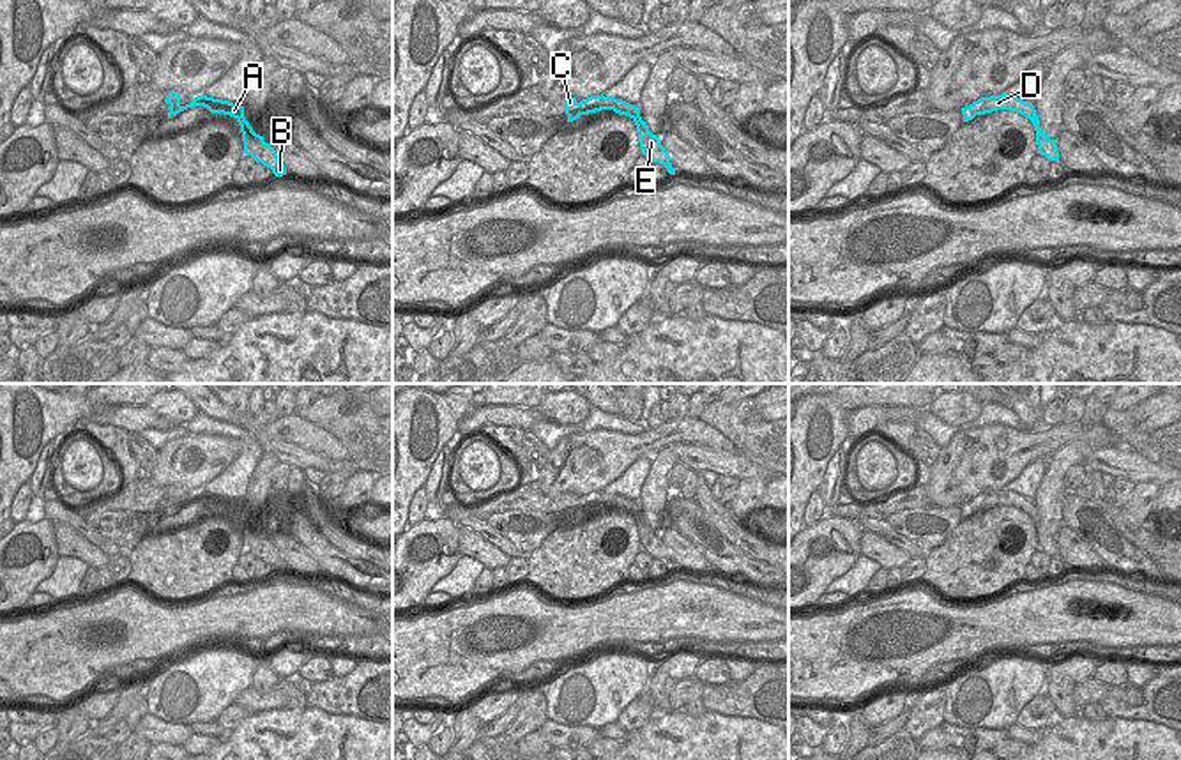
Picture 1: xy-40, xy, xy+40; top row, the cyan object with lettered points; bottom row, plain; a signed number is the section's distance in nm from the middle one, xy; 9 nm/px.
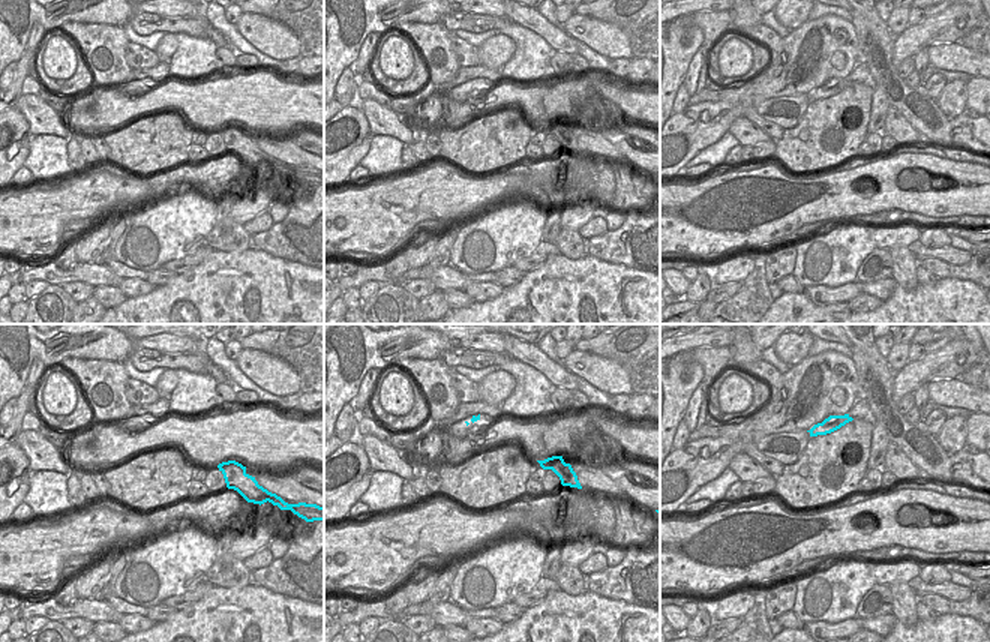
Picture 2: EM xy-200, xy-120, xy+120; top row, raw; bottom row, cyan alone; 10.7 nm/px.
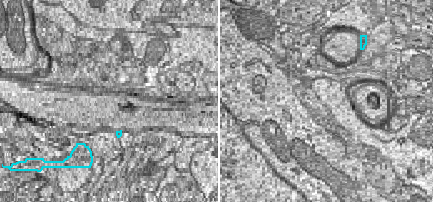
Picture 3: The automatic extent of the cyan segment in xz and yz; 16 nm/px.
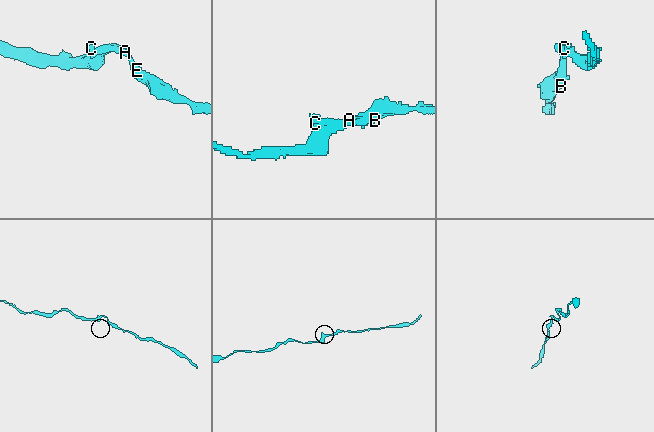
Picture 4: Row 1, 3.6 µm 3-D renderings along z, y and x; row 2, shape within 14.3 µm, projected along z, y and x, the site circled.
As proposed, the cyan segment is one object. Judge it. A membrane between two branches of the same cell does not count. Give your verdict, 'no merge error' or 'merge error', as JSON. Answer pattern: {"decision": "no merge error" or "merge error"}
{"decision": "no merge error"}

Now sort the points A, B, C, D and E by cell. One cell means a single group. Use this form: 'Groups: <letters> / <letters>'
Groups: A B C D E

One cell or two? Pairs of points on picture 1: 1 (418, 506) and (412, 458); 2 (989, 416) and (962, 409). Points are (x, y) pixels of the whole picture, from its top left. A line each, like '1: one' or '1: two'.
1: two
2: two

